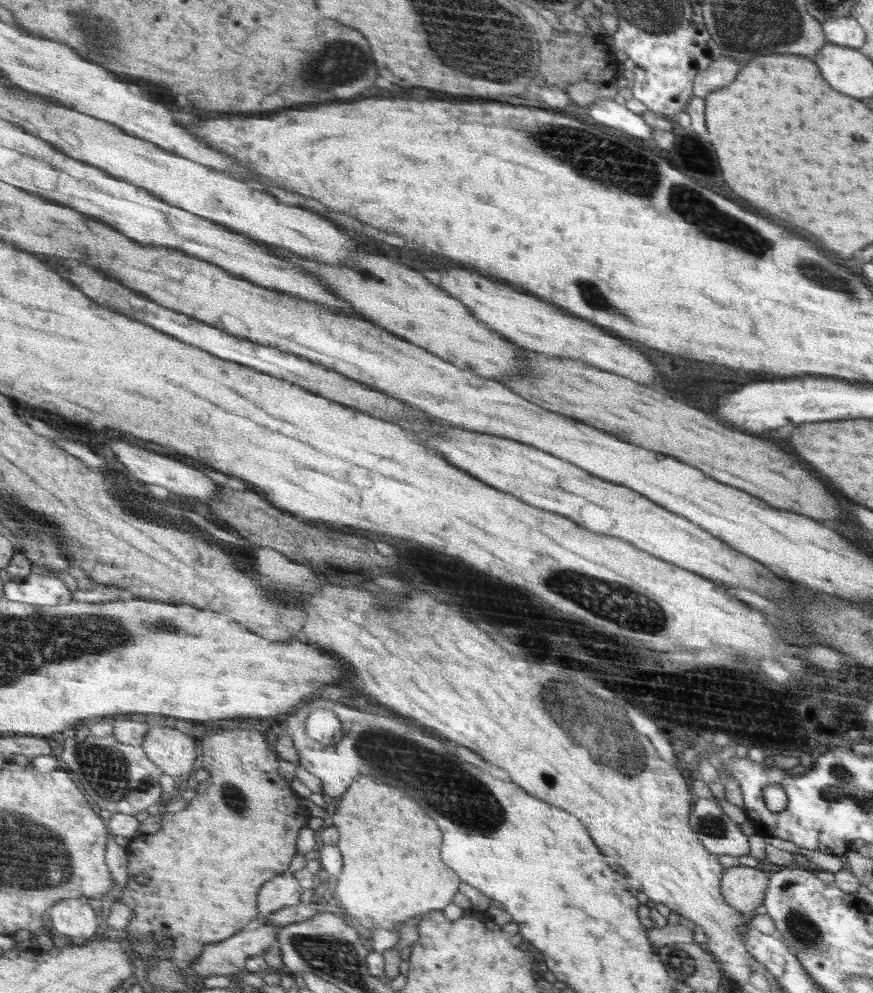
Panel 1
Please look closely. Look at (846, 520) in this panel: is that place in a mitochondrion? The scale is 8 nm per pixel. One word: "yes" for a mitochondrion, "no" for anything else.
no

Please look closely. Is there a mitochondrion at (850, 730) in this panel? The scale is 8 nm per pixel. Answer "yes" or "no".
no

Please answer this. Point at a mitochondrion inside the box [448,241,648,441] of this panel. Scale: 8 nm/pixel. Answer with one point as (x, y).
(591, 292)

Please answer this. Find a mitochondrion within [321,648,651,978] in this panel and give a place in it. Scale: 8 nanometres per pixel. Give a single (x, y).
(452, 791)

